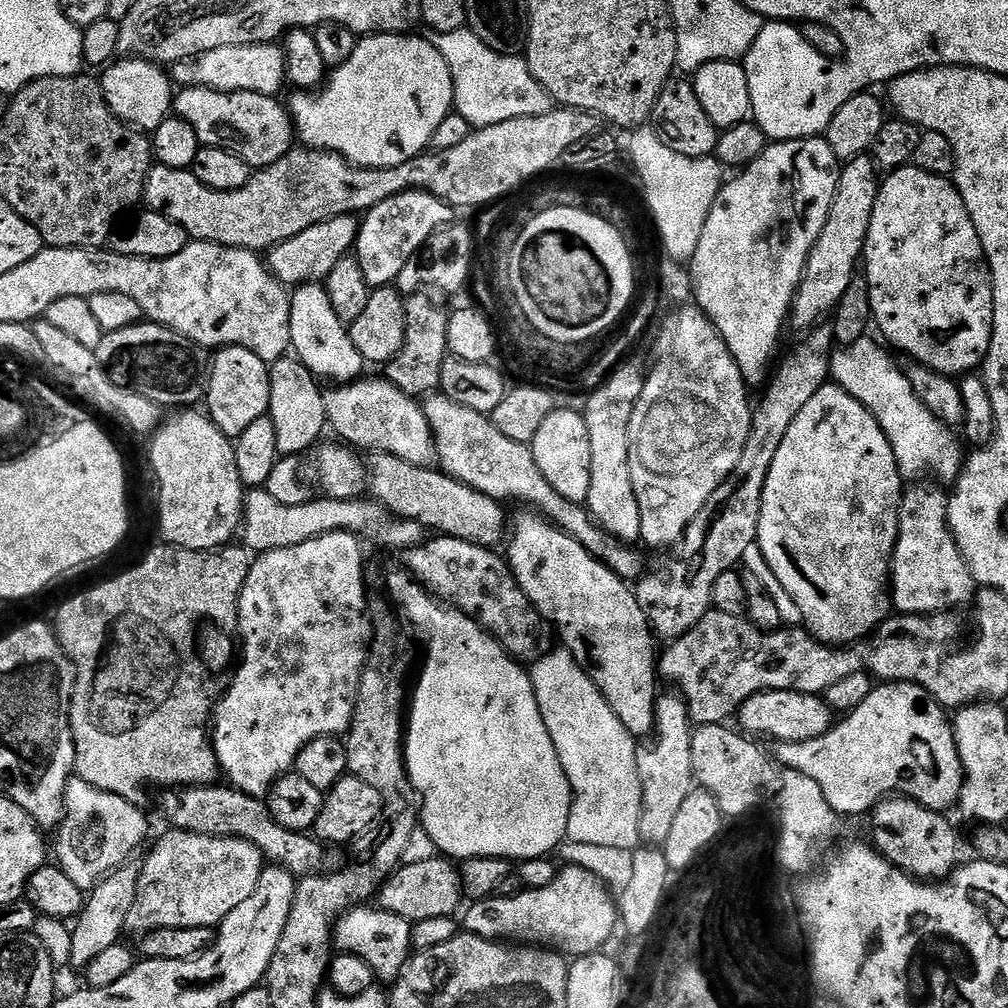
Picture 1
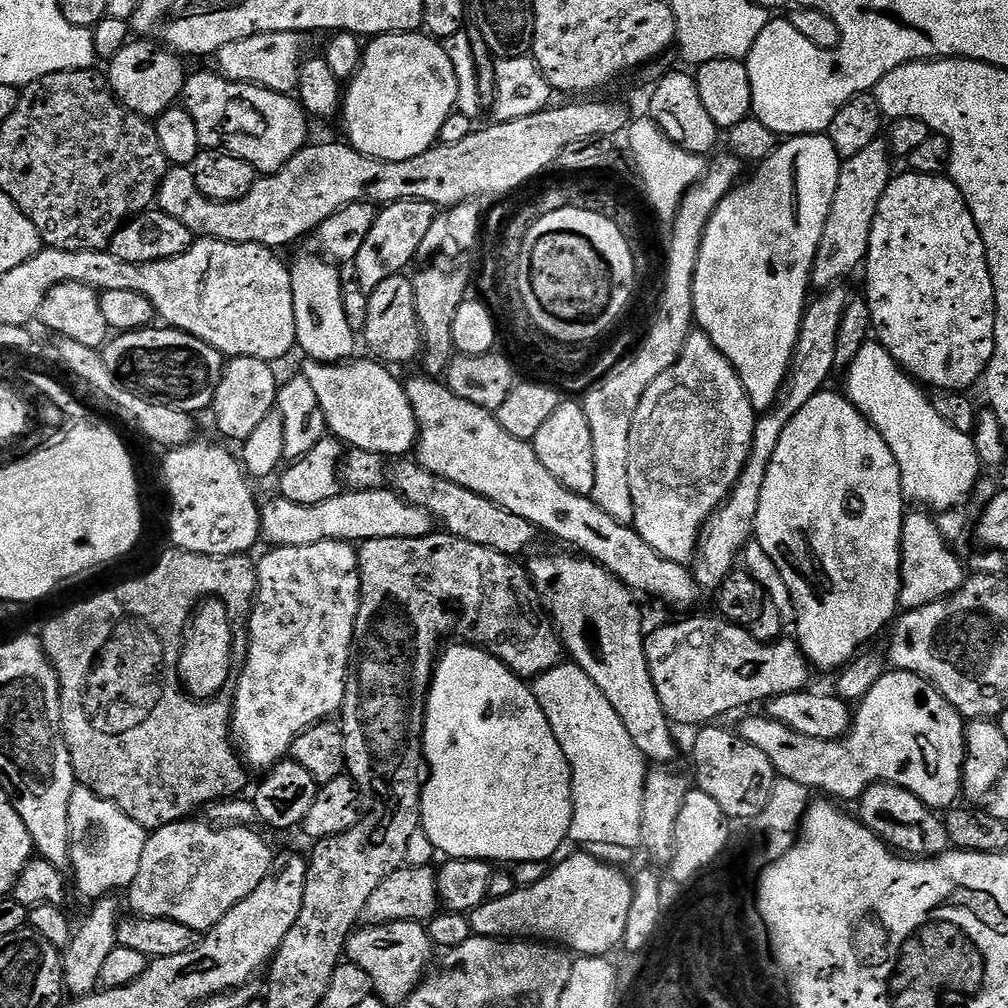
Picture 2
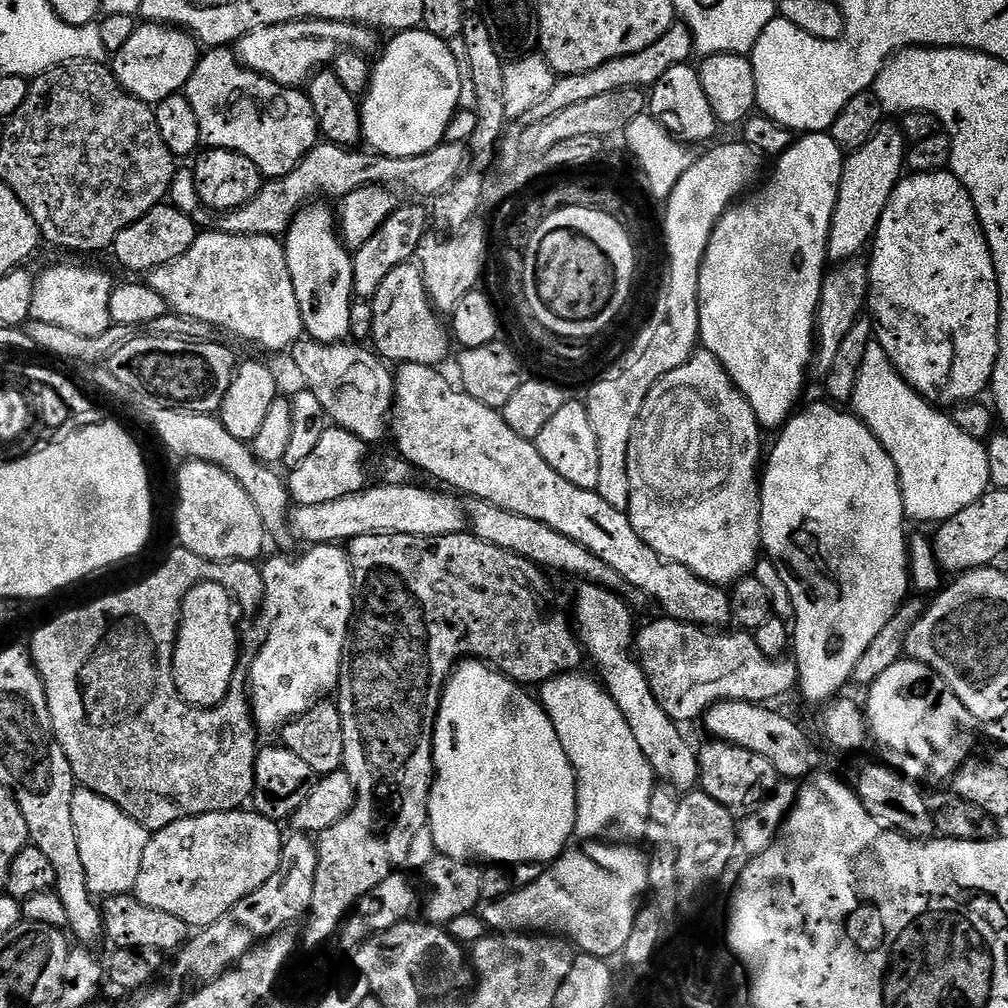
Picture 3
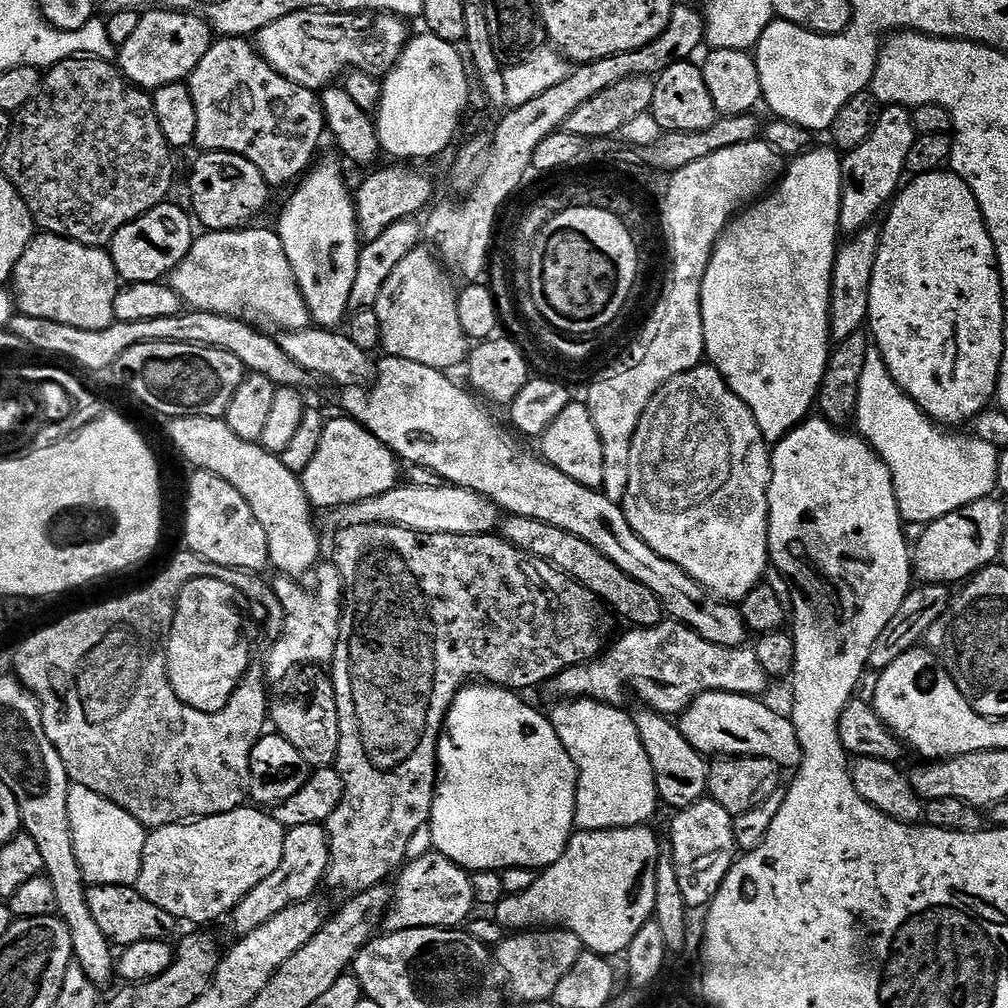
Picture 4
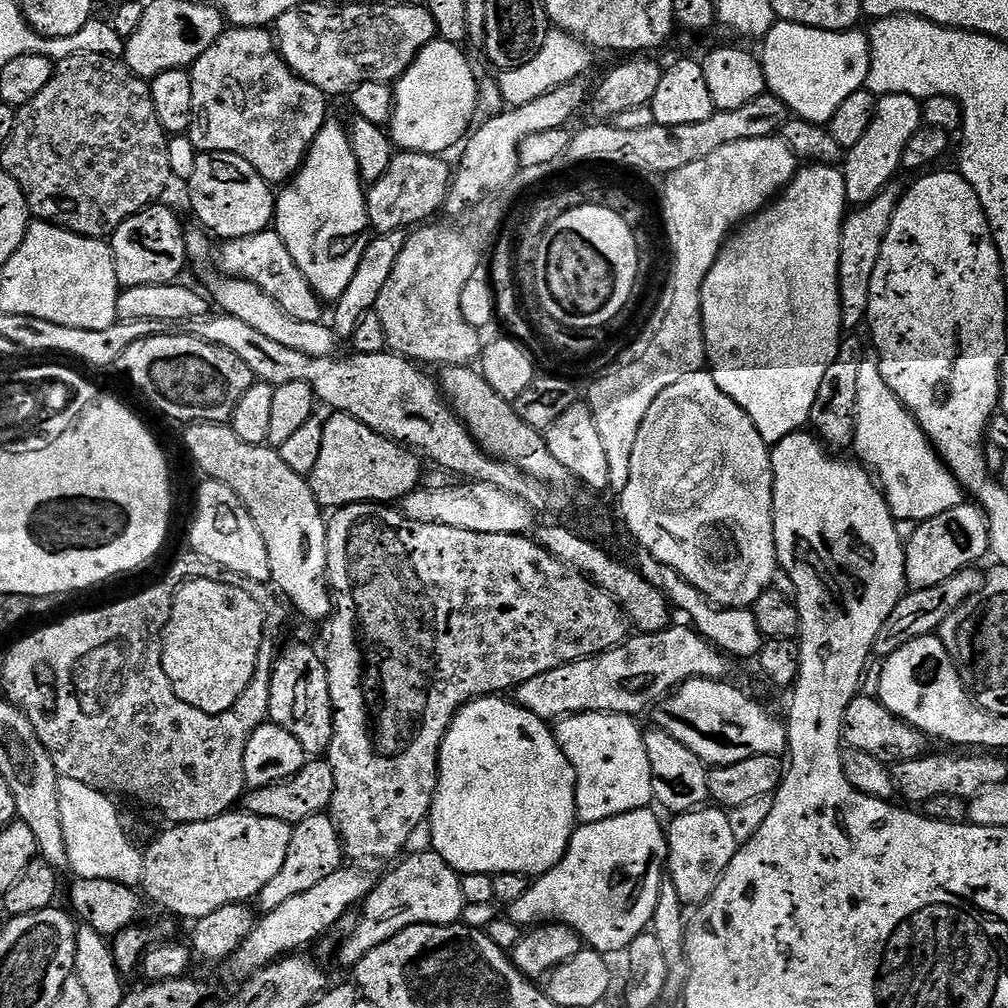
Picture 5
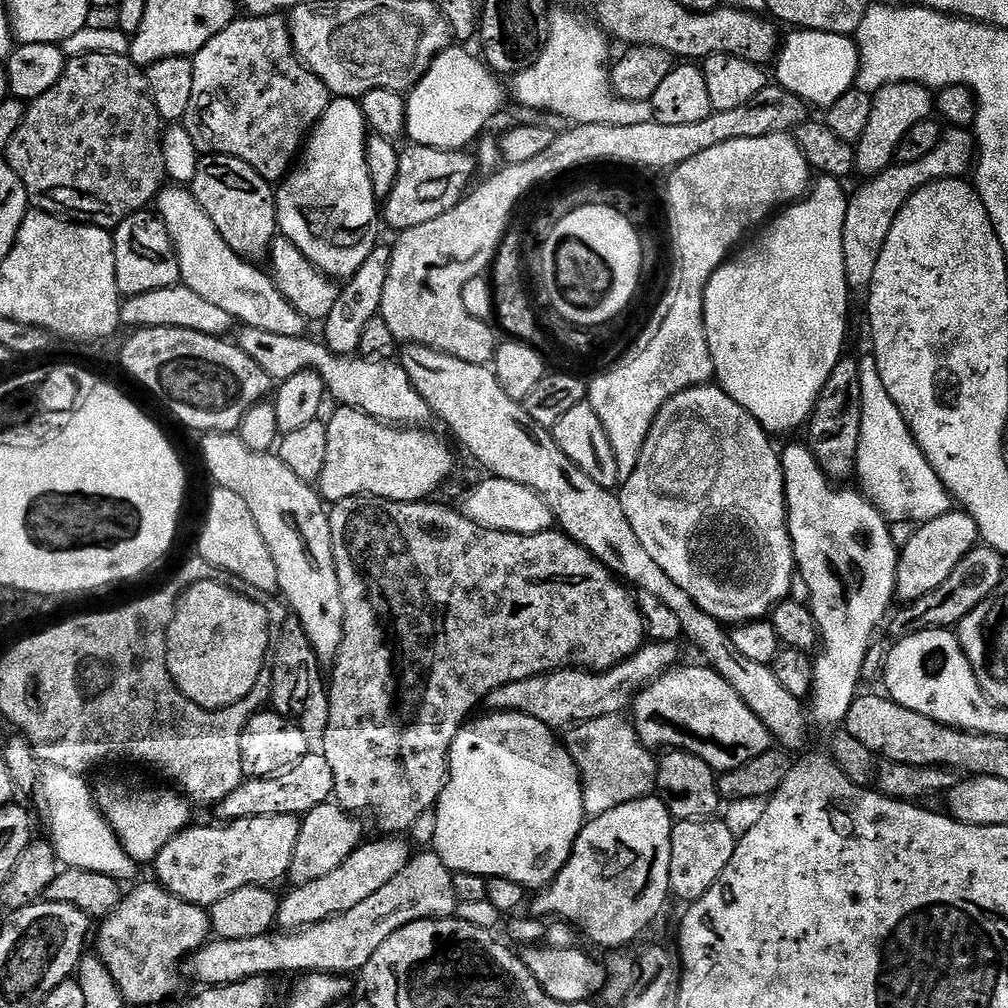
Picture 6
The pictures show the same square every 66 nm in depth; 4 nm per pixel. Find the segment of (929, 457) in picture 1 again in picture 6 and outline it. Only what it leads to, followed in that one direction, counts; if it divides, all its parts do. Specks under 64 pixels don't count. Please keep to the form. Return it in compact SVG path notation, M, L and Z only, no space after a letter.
M868 354L865 355L865 360L859 361L860 367L860 378L861 378L861 440L858 442L857 458L856 458L856 469L855 479L860 479L858 483L859 491L863 492L867 496L869 502L875 506L884 519L888 521L889 525L897 526L896 524L912 524L919 526L924 524L928 520L938 518L943 512L949 511L953 507L954 501L951 496L948 495L948 491L942 486L942 482L938 478L938 474L934 474L934 468L930 466L930 462L922 454L922 450L918 446L918 442L912 437L912 432L906 426L906 422L902 418L902 414L898 410L898 406L894 406L894 398L890 398L890 394L886 394L886 386L882 386L882 378L878 374L878 366L876 365L876 357Z

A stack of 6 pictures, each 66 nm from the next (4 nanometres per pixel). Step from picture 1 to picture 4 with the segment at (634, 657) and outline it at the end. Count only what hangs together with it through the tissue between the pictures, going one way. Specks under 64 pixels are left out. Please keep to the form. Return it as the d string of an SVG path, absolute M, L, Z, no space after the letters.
M651 710L640 711L644 712L635 713L634 719L638 726L638 734L642 738L642 746L646 746L646 754L650 754L650 766L654 766L657 797L663 803L665 800L672 810L688 808L705 799L709 761L684 737L669 717Z

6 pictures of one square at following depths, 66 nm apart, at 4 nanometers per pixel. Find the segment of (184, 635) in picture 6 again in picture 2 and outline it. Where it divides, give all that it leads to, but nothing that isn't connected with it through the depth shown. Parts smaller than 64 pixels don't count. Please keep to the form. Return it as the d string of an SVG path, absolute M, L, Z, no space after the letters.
M215 598L203 601L193 615L185 633L183 650L180 652L179 672L181 684L193 699L217 697L229 676L232 666L232 628L230 613Z

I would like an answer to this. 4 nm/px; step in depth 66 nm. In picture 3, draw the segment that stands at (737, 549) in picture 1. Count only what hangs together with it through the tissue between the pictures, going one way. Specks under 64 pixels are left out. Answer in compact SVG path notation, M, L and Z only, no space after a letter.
M857 258L847 260L844 264L835 265L825 275L822 282L822 294L820 295L820 304L816 308L816 331L814 333L814 351L812 353L812 363L810 372L813 377L824 378L833 365L834 358L838 355L838 350L842 346L846 334L850 334L851 327L854 322L858 322L858 318L865 315L866 305L868 303L868 264L863 259Z

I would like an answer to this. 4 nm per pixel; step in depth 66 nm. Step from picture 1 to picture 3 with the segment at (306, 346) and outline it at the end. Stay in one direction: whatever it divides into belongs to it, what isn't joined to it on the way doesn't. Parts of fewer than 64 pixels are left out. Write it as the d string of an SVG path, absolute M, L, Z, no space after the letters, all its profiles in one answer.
M312 204L300 210L292 220L283 237L286 262L290 266L290 278L294 282L294 294L298 294L298 308L302 310L302 322L307 339L317 340L319 344L338 344L349 339L350 310L354 303L354 266L352 265L353 253L344 247L338 231L338 220L328 208Z

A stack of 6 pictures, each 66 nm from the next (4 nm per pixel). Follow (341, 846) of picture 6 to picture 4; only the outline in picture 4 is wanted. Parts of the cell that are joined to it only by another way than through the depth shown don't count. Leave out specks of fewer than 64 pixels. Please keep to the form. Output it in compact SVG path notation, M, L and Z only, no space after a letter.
M319 824L310 826L294 826L287 829L284 834L284 845L282 846L282 866L266 878L266 882L258 882L250 894L230 913L232 928L237 937L250 934L258 930L274 914L282 914L290 906L294 906L303 900L311 900L317 895L316 887L325 883L328 875L328 834Z

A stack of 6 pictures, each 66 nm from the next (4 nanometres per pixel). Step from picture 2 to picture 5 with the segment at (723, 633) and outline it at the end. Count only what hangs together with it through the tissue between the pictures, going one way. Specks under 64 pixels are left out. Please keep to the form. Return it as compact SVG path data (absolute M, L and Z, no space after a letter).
M673 626L658 634L629 635L623 644L609 652L563 664L558 670L546 670L546 674L519 684L514 689L514 700L545 722L559 722L565 716L583 712L609 712L636 718L639 712L655 709L688 680L724 680L728 663L729 657L695 628Z

